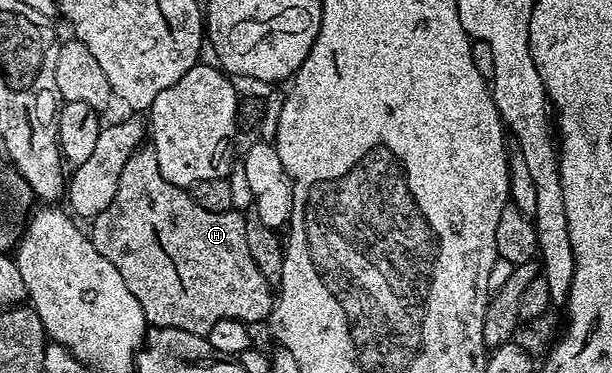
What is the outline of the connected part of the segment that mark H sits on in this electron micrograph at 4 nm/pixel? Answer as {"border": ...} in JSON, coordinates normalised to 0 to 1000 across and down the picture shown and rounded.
{"border":[[[232,389],[204,434],[183,544],[150,587],[145,601],[149,609],[144,609],[144,627],[157,678],[163,678],[163,689],[170,689],[170,700],[183,700],[183,710],[190,710],[196,743],[203,743],[203,764],[209,764],[216,796],[222,796],[222,807],[229,807],[229,828],[235,828],[235,850],[240,861],[250,858],[257,834],[279,834],[281,842],[291,845],[286,855],[276,858],[275,874],[281,882],[301,882],[307,893],[335,901],[346,882],[346,871],[353,871],[353,861],[389,855],[394,866],[404,869],[426,855],[440,858],[441,839],[448,828],[451,791],[444,777],[444,764],[430,743],[425,721],[418,721],[418,700],[412,700],[412,678],[405,678],[405,646],[399,635],[400,601],[402,579],[394,563],[377,560],[366,571],[340,571],[340,560],[327,560],[327,550],[320,550],[320,539],[306,504],[281,496],[281,485],[275,485],[268,475],[268,464],[261,464],[260,432],[250,391]]]}

